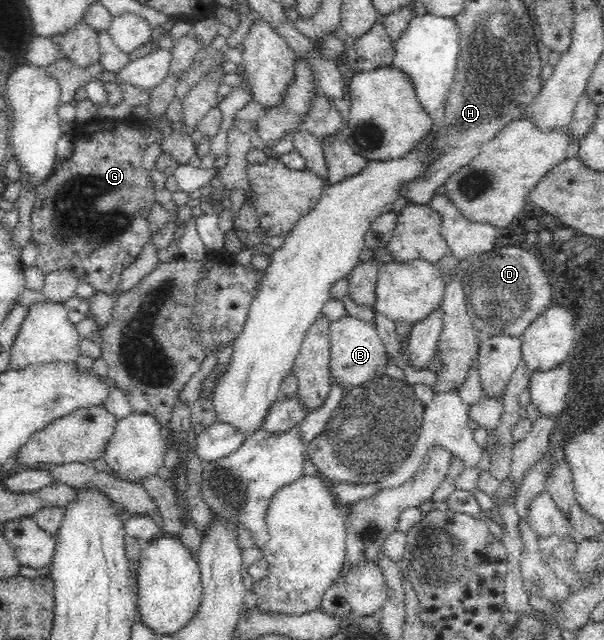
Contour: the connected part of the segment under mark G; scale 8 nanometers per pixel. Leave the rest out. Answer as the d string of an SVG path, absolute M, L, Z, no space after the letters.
M118 118L113 121L101 119L95 122L73 124L74 129L69 134L71 135L72 144L74 144L74 151L72 151L72 154L64 163L60 163L60 165L54 168L51 171L51 175L44 179L37 187L36 203L32 211L33 232L31 235L32 240L40 248L40 255L36 259L36 266L46 273L61 269L72 270L75 274L78 274L78 280L80 282L88 281L94 290L112 294L117 291L117 287L120 285L122 271L136 261L136 258L140 255L144 247L144 243L150 241L153 235L152 231L148 228L148 216L156 199L154 197L154 182L152 182L148 170L144 168L144 155L145 153L149 153L149 148L152 145L159 142L163 134L158 124L147 129L146 127L142 127L142 125L138 125L136 121L124 121L124 119Z

